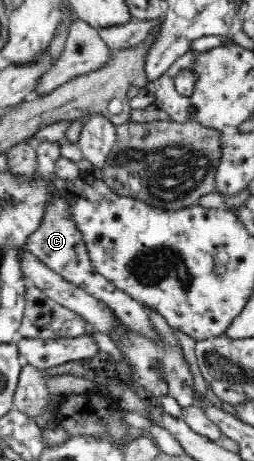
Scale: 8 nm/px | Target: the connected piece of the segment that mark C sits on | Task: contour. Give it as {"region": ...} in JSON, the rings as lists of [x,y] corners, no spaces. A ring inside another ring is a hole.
{"region":[[[41,142],[34,146],[38,157],[37,173],[41,174],[41,178],[45,182],[45,190],[50,193],[50,199],[48,200],[47,207],[45,207],[45,213],[43,213],[43,219],[41,219],[39,227],[27,237],[25,245],[49,269],[52,269],[67,281],[84,289],[89,295],[105,303],[129,330],[139,332],[141,336],[145,336],[151,342],[155,342],[155,346],[159,348],[159,355],[164,356],[164,341],[160,333],[152,326],[150,315],[145,312],[145,308],[139,302],[133,300],[127,293],[115,287],[111,280],[105,279],[103,275],[98,274],[94,270],[82,233],[77,229],[77,224],[72,220],[72,209],[70,208],[69,200],[63,198],[59,194],[59,190],[54,187],[54,181],[57,179],[55,168],[56,161],[60,158],[60,146],[57,142]]]}

